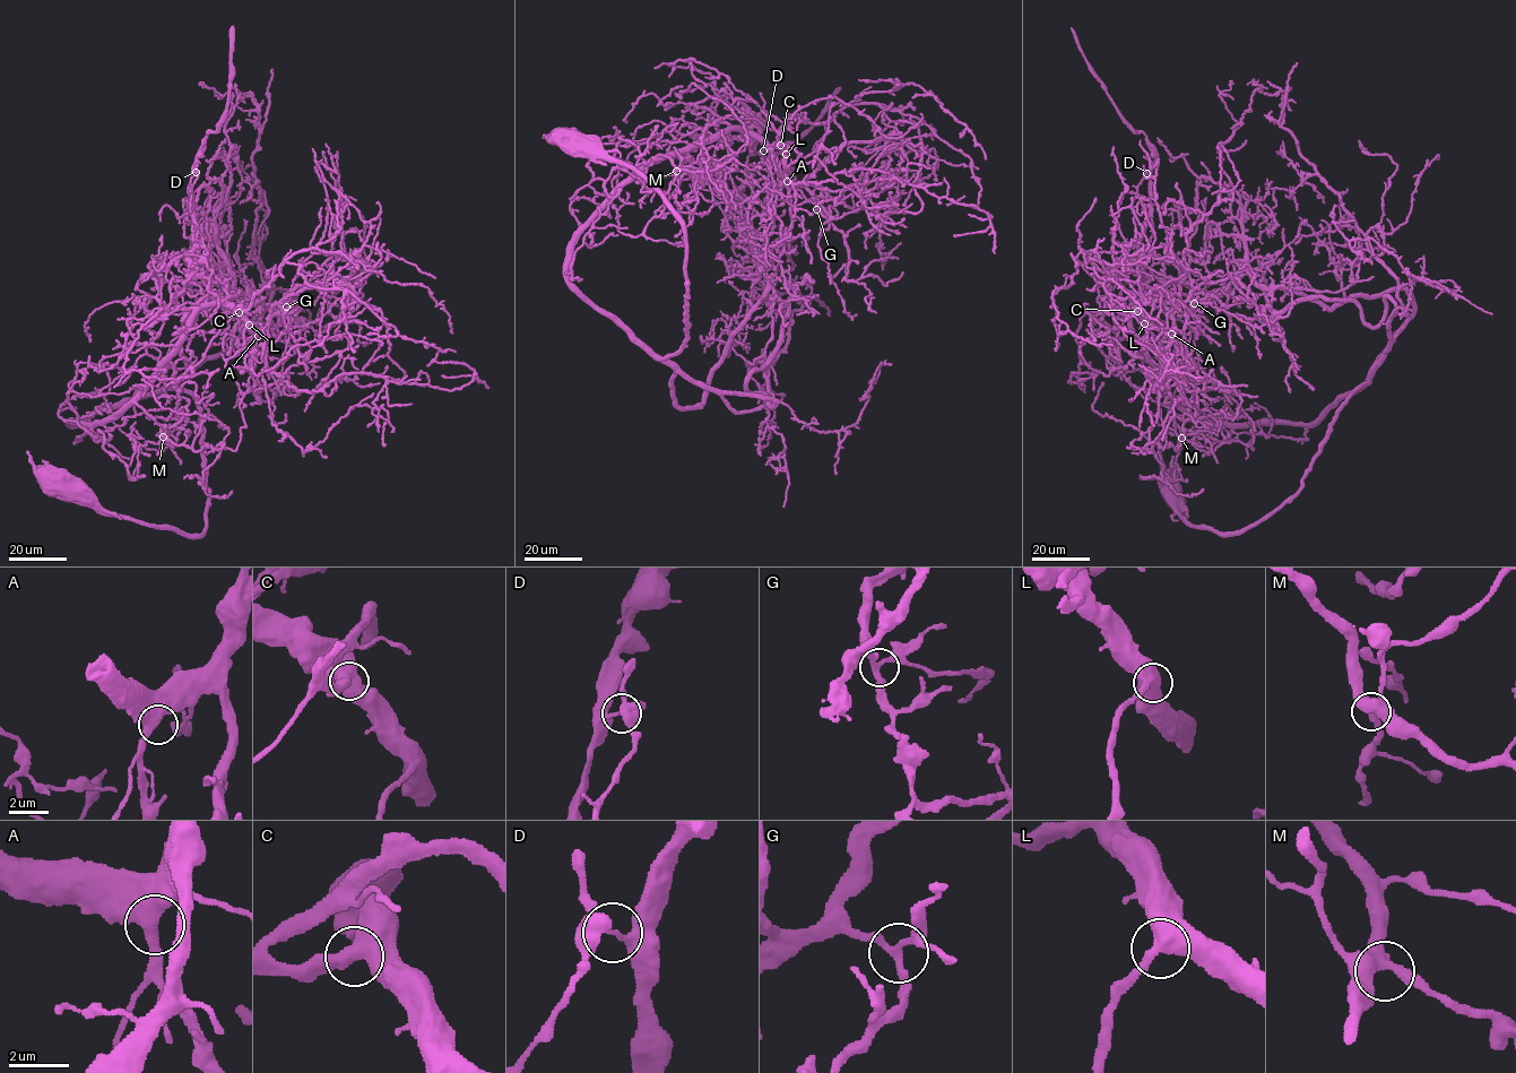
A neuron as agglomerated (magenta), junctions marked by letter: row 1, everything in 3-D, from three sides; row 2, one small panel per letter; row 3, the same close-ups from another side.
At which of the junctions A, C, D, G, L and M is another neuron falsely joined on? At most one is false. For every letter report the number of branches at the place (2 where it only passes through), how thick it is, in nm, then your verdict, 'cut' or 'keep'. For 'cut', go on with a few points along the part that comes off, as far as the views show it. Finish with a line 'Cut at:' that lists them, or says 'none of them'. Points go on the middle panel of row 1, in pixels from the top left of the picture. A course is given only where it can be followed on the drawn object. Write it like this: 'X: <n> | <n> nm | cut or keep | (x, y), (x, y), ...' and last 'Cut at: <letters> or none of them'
A: 2 | 550 nm | keep
C: 2 | 550 nm | keep
D: 2 | 240 nm | cut | (763, 150), (760, 152), (764, 159), (770, 158), (813, 127), (840, 87)
G: 3 | 240 nm | keep
L: 2 | 500 nm | keep
M: 3 | 440 nm | keep
Cut at: D

